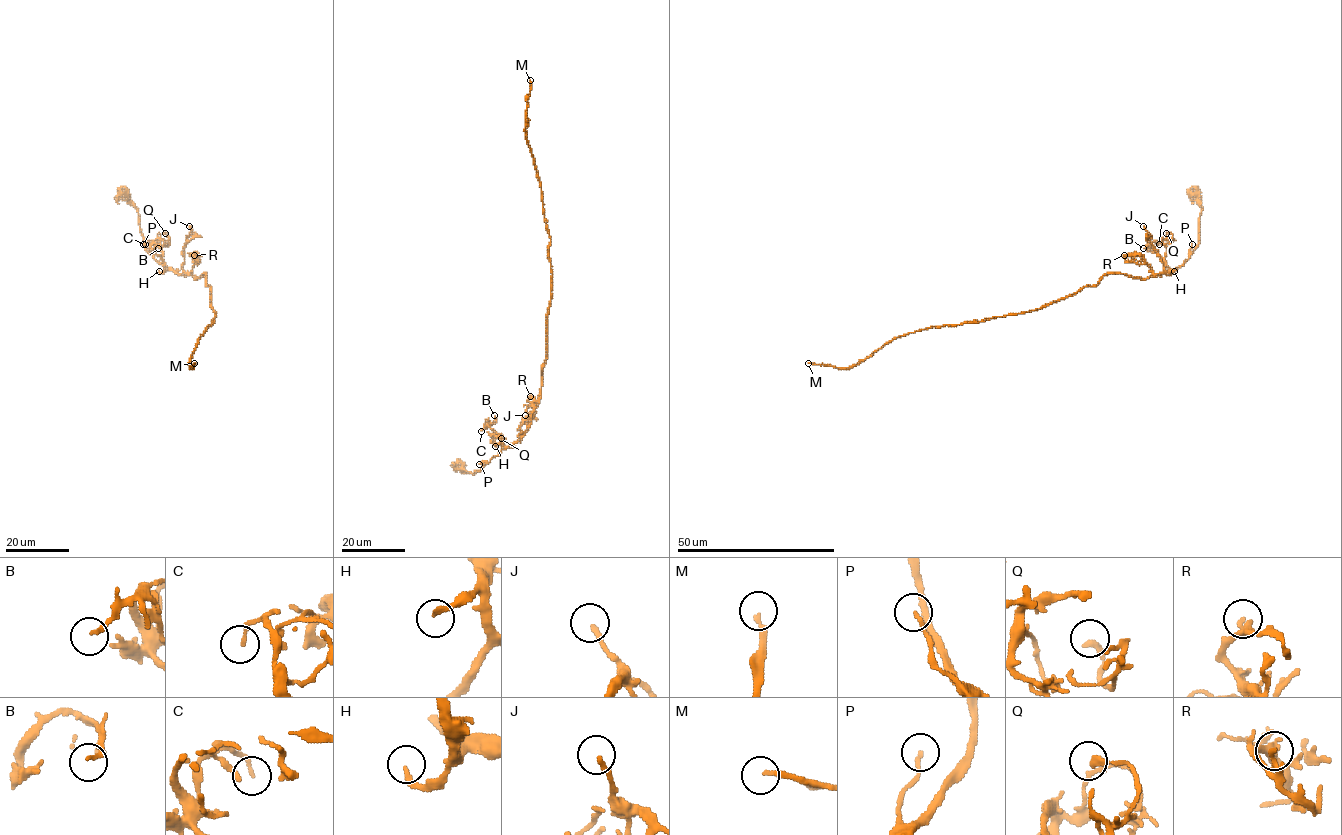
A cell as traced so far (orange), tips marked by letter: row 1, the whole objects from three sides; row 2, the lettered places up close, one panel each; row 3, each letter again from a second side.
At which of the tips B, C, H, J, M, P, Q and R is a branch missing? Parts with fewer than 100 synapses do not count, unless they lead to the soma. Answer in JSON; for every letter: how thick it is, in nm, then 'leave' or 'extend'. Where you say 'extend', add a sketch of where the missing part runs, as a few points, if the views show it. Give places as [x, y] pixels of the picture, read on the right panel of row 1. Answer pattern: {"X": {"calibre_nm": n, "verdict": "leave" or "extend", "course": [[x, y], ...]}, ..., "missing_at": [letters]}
{"B": {"calibre_nm": 160, "verdict": "leave"}, "C": {"calibre_nm": 150, "verdict": "leave"}, "H": {"calibre_nm": 170, "verdict": "leave"}, "J": {"calibre_nm": 190, "verdict": "leave"}, "M": {"calibre_nm": 200, "verdict": "extend", "course": [[808, 363], [696, 373], [694, 334], [733, 381]]}, "P": {"calibre_nm": 150, "verdict": "leave"}, "Q": {"calibre_nm": 280, "verdict": "leave"}, "R": {"calibre_nm": 130, "verdict": "leave"}, "missing_at": ["M"]}

